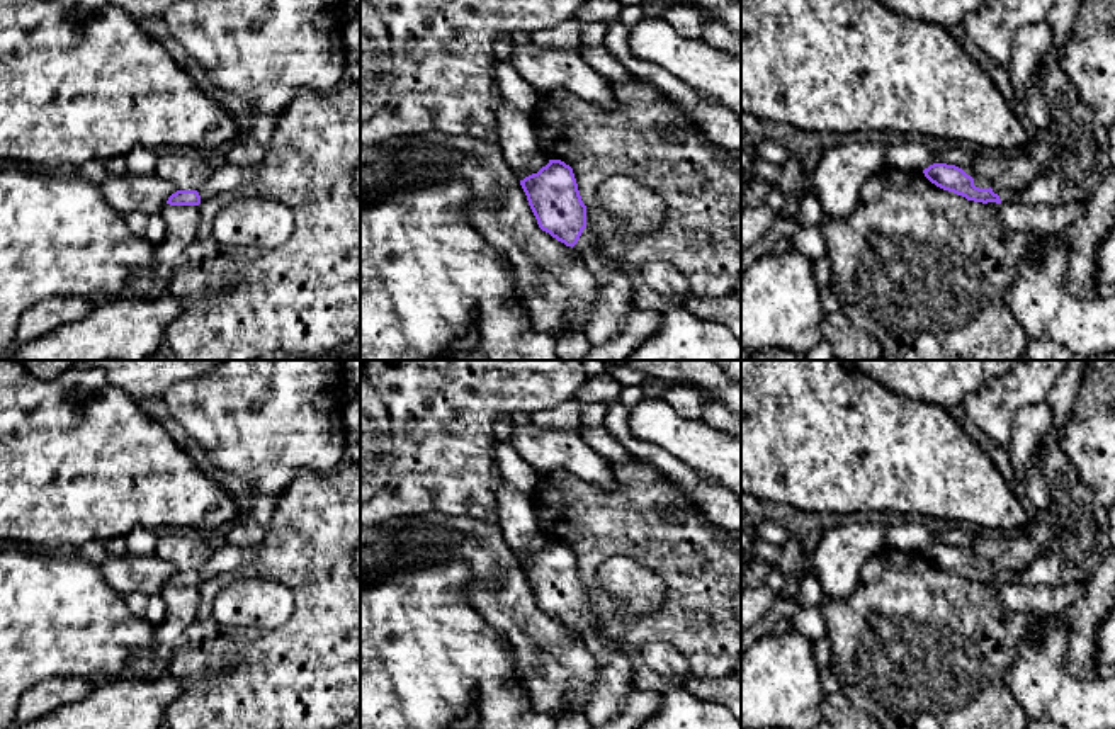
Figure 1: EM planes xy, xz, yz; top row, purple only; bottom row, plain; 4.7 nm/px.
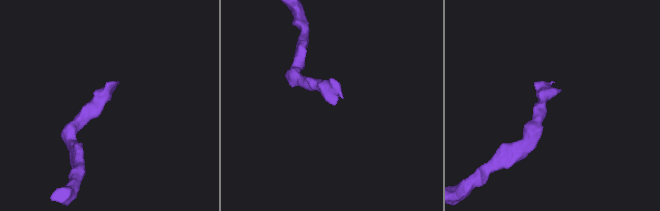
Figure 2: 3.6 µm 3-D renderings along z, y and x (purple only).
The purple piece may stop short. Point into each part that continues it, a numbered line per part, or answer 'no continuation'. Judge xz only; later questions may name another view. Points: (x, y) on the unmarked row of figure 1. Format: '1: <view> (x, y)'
1: xz (588, 629)

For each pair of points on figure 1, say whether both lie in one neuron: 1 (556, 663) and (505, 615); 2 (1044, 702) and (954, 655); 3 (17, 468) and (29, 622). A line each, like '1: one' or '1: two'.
1: one
2: two
3: two

